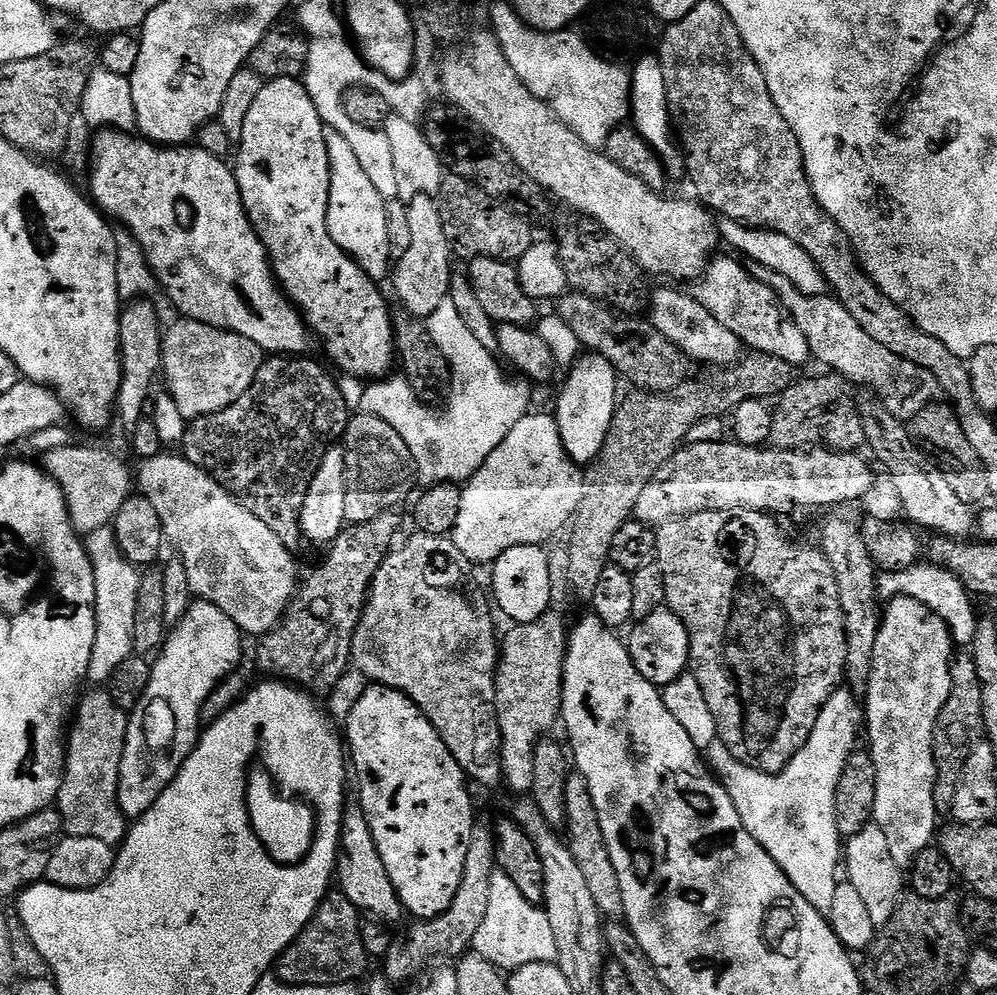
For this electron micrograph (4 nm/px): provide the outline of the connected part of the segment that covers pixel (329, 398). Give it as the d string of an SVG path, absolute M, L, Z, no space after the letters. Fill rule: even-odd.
M272 354L265 359L263 366L258 370L258 374L254 374L254 382L250 386L250 390L246 390L246 394L242 394L242 398L238 398L238 402L234 402L230 406L226 406L220 412L215 412L209 416L199 416L198 419L191 421L184 429L184 442L182 445L182 455L185 460L189 460L194 466L206 473L214 482L218 482L227 492L232 495L242 506L246 506L246 510L250 510L250 514L254 514L258 518L262 518L262 522L266 522L266 526L270 526L270 530L274 530L274 534L278 534L278 538L282 538L282 542L286 547L295 549L296 536L298 540L298 525L300 522L300 511L306 502L306 494L310 482L314 478L314 474L318 470L318 466L322 462L322 458L327 454L328 449L333 447L335 438L343 437L344 431L348 428L350 419L350 411L348 412L348 404L344 401L344 392L338 385L332 381L332 376L320 364L315 364L312 360L304 360L308 358L297 358L292 354Z

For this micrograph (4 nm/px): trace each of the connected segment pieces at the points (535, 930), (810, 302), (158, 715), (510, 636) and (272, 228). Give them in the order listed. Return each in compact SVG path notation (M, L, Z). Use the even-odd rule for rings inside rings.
M499 870L491 879L486 918L478 934L474 934L472 948L486 958L486 962L501 970L515 970L527 964L551 964L556 958L554 930L550 930L550 918L543 907L526 902L518 886L514 886L514 882Z
M748 260L746 267L751 276L770 286L772 293L779 298L789 318L795 322L798 330L802 330L809 353L828 367L825 369L844 377L853 385L865 384L868 387L865 389L875 393L884 408L894 414L894 418L911 422L918 410L937 399L940 383L934 374L930 374L930 370L922 370L922 366L914 366L914 362L906 362L906 358L898 358L898 354L874 342L874 338L870 338L870 334L866 334L866 330L862 330L862 326L850 318L850 310L846 310L846 306L842 306L835 296L802 294L799 285L794 285L785 275L779 274L779 268L762 266L758 260Z
M199 598L193 599L185 616L167 633L152 664L150 686L146 686L146 694L142 694L138 706L132 709L128 718L128 733L118 774L118 806L129 821L135 822L148 813L150 806L154 806L154 802L158 802L161 794L174 782L180 767L188 761L202 732L200 711L206 698L231 672L241 667L240 655L244 652L244 644L240 639L240 627L229 616L222 614L218 606Z
M555 610L542 613L534 622L513 623L508 633L503 633L499 645L500 659L496 674L496 717L500 727L500 761L504 771L503 783L509 784L516 792L531 793L534 782L534 752L540 741L549 735L552 727L557 727L562 706L562 686L564 685L564 655L568 653L569 625Z
M278 76L269 79L267 82L261 83L258 96L254 98L254 102L250 106L250 112L246 114L246 118L244 119L244 125L238 137L238 147L234 152L234 157L236 156L234 171L248 220L252 223L252 228L258 234L258 238L262 242L265 251L268 252L268 262L272 266L272 274L276 277L276 283L279 284L280 291L292 301L297 312L304 317L304 322L308 325L309 333L311 333L315 339L317 336L317 338L324 343L325 354L328 355L342 371L349 372L352 376L361 376L364 382L375 382L381 378L387 377L389 373L391 373L388 371L391 370L392 364L394 368L396 342L392 334L393 315L390 311L388 312L388 304L384 301L383 294L380 293L381 285L377 283L377 281L371 280L366 274L366 270L362 270L362 266L358 266L358 262L354 262L351 256L347 256L347 254L344 253L342 246L338 246L338 242L334 242L334 238L330 238L330 230L328 229L330 158L326 154L325 127L326 125L318 114L314 102L309 98L307 90L304 89L303 83L301 83L299 79L291 76Z

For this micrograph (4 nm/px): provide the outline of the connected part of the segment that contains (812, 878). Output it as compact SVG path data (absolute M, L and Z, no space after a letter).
M847 687L837 688L836 693L822 706L822 714L818 714L818 722L806 742L806 746L788 763L782 772L766 773L754 770L744 763L738 762L724 743L717 740L706 751L709 769L730 794L735 809L743 818L743 826L760 845L778 862L778 866L790 878L792 885L815 909L827 915L834 903L834 890L837 879L834 878L838 866L836 862L842 858L842 837L836 824L834 814L834 798L838 790L841 770L857 751L856 731L862 728L862 708L857 697Z

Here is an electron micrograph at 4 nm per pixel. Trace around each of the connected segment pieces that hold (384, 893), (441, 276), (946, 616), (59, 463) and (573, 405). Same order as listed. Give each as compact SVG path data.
M356 802L349 803L344 809L344 821L340 827L340 853L336 857L334 876L344 898L365 917L379 920L385 926L393 926L400 919L405 919L406 913L398 898L398 890L394 890L394 882L390 882L390 874L386 874L386 865L382 862L382 854L378 854L378 846L374 846L370 822L366 822L366 814Z
M416 196L407 201L410 224L410 248L397 259L390 284L396 287L396 296L400 299L399 307L411 316L426 318L446 299L449 299L448 256L450 249L446 230L442 230L440 205L432 196Z
M917 562L899 572L888 572L879 577L879 595L884 598L908 596L919 604L925 604L931 612L948 623L952 630L952 639L957 645L971 645L978 623L978 615L976 616L976 610L972 606L974 600L963 582L950 574L947 568L938 568L931 562Z
M64 444L45 454L42 467L64 491L74 531L87 534L109 527L108 484L124 484L128 480L127 466L114 453L104 448L87 448L84 444Z
M584 354L567 369L566 375L568 377L565 378L564 385L560 388L560 397L556 400L554 419L566 454L576 464L588 466L600 455L606 442L606 434L610 434L610 426L614 422L618 403L618 373L610 362L606 362L606 358Z

